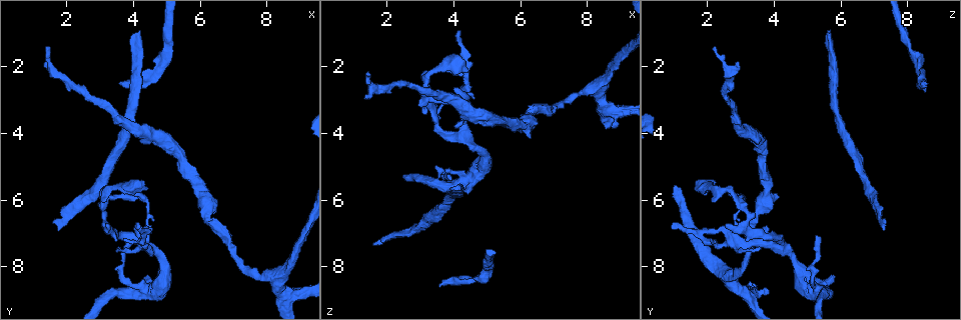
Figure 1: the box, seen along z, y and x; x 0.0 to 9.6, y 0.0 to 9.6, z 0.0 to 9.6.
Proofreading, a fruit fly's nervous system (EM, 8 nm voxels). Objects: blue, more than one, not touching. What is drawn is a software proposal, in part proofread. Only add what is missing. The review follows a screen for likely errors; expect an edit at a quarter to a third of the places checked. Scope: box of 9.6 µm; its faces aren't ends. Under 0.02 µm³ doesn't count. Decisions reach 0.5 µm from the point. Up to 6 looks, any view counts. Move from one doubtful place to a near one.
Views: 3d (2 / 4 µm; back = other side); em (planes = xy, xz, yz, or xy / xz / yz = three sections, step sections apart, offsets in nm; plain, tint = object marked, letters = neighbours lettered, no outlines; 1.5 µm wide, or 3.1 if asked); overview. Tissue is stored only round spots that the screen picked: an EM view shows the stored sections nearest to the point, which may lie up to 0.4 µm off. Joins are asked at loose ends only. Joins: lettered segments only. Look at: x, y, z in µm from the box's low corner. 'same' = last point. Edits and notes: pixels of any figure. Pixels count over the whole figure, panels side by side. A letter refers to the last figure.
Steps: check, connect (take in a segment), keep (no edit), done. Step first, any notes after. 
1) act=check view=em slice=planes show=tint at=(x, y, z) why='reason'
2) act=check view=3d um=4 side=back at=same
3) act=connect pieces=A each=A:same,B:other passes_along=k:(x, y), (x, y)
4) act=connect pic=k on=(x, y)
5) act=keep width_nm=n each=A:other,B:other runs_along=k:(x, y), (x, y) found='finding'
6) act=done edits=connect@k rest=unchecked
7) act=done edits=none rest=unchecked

act=check view=em slice=planes show=letters at=(3.60, 7.35, 3.55) why='tapers out'

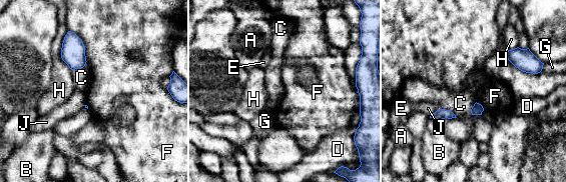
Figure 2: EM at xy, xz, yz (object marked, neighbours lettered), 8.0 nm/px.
act=keep longest_contact=H:320nm each=A:other,B:other,C:other,D:other,E:other,F:other,G:other,H:other,J:other found='no lettered segment goes on from it'

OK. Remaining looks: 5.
act=check view=3d um=4 at=(3.60, 2.50, 8.65) why='free end'

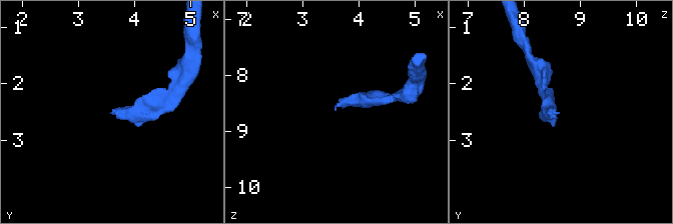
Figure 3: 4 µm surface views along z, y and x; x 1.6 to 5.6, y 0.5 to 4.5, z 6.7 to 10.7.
act=check view=em slice=xy step=4 show=letters at=(3.55, 2.55, 8.60)

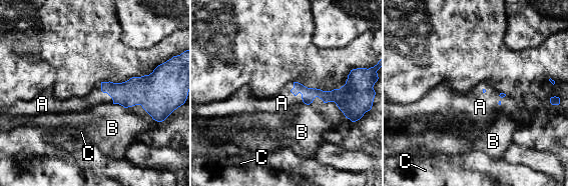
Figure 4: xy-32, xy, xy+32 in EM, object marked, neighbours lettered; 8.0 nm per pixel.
act=check view=em slice=planes show=letters at=same

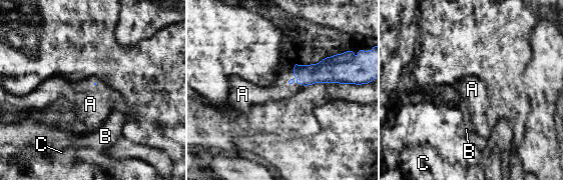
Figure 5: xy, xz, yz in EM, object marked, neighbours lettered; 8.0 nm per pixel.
act=connect pieces=A each=A:same,B:other,C:other passes_along=5:(326, 71), (297, 79), (280, 89) found='it goes on there'

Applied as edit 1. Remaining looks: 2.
act=done edits=connect@5 rest=unchecked

